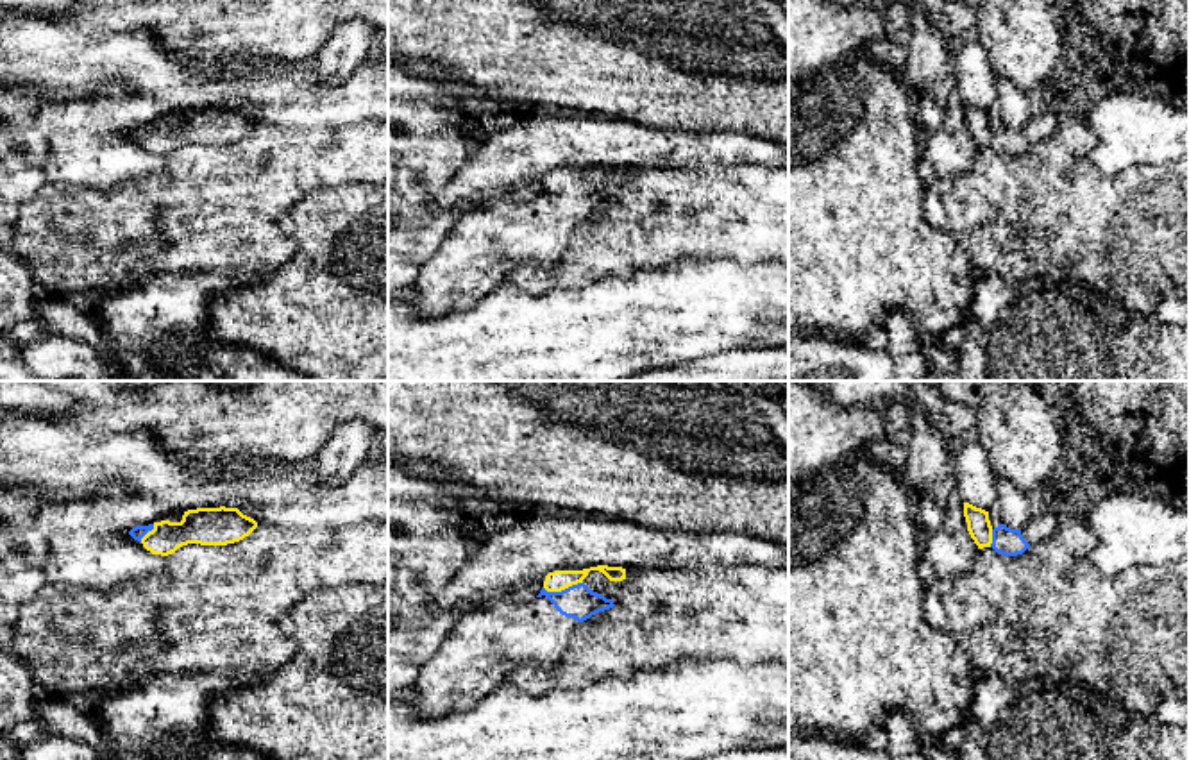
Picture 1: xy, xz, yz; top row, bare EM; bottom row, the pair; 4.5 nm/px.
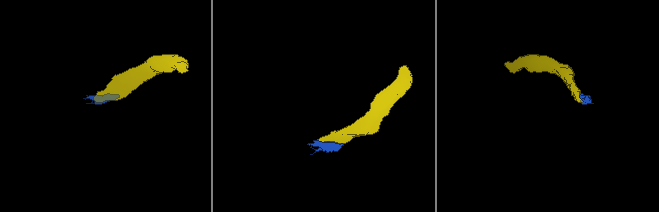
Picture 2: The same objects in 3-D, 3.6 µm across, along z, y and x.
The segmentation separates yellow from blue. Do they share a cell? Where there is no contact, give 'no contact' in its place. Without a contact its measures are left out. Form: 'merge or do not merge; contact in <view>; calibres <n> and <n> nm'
merge; contact in xz; calibres 100 and 160 nm

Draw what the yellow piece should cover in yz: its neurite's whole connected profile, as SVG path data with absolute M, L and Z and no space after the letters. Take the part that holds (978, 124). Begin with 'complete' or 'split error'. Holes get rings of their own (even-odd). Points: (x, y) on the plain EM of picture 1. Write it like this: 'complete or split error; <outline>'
split error; M964 102L967 131L978 148L992 147L1005 156L1023 154L1030 145L1051 136L1060 114L1062 111L1055 106L1042 106L1019 129L1010 129L1005 123L992 127L989 111Z

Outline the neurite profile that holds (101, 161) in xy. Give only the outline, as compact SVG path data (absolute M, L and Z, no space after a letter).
M57 132L48 139L43 172L50 182L109 190L161 172L166 156L152 154L129 132Z

